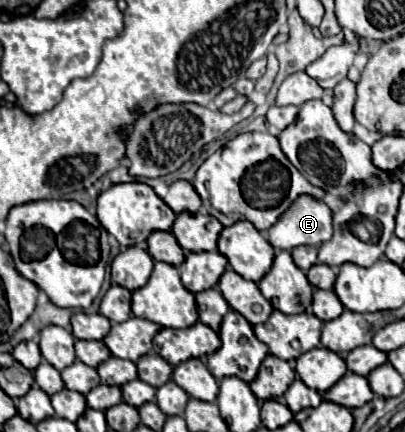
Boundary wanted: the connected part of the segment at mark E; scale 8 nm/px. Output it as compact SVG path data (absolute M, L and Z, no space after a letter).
M302 195L292 207L270 227L270 243L276 249L290 251L298 245L320 245L330 241L334 233L332 211L326 203Z

